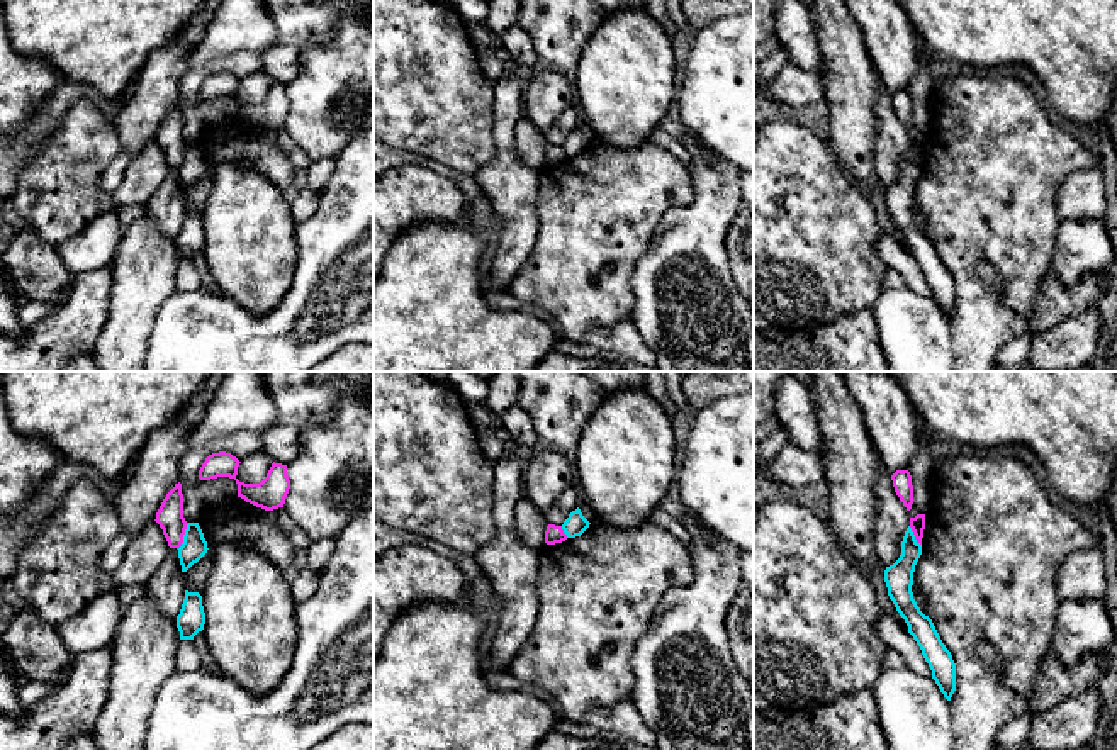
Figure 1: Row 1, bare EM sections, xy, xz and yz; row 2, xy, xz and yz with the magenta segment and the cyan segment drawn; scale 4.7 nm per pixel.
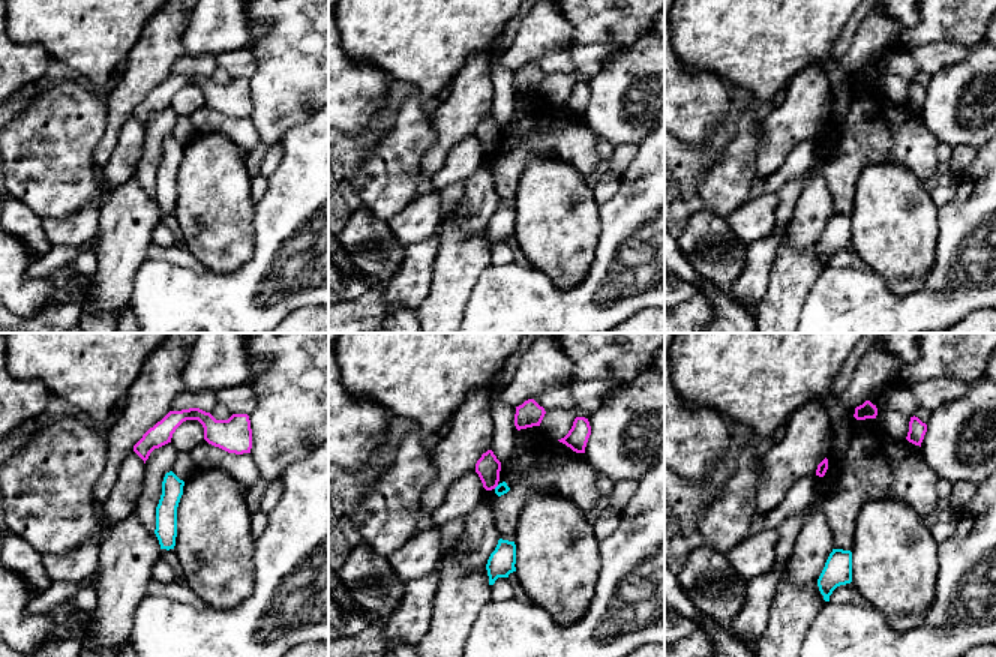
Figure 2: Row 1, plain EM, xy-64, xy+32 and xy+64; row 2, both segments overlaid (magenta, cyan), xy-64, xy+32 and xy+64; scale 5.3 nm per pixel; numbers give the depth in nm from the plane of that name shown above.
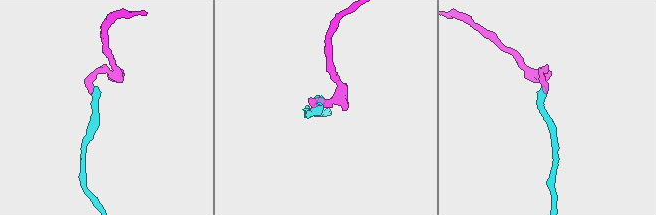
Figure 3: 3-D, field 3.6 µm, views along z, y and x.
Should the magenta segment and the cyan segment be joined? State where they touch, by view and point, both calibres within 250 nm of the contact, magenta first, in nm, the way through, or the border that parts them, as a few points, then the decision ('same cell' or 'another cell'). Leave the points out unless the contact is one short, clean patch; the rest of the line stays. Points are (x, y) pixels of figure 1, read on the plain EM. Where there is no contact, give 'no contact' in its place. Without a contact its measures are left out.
meets magenta in xy at (182, 156); 130 nm thick on the magenta side, 120 nm on the other; border along xy (189, 143), (184, 162), (177, 168); another cell

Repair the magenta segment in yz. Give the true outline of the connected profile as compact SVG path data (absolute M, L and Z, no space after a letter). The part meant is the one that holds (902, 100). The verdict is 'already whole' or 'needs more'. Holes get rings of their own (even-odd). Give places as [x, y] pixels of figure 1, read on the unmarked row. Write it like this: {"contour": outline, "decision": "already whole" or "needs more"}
{"contour": "M896 90L891 95L893 107L907 131L912 129L913 124L913 105L912 105L912 95L908 90Z", "decision": "already whole"}

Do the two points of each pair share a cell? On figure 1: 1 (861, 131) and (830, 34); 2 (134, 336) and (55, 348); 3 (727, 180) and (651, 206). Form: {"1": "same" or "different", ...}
{"1": "same", "2": "different", "3": "different"}

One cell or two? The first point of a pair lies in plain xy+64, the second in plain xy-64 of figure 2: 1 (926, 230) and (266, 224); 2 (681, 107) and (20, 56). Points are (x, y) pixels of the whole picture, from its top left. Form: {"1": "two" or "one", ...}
{"1": "two", "2": "one"}

